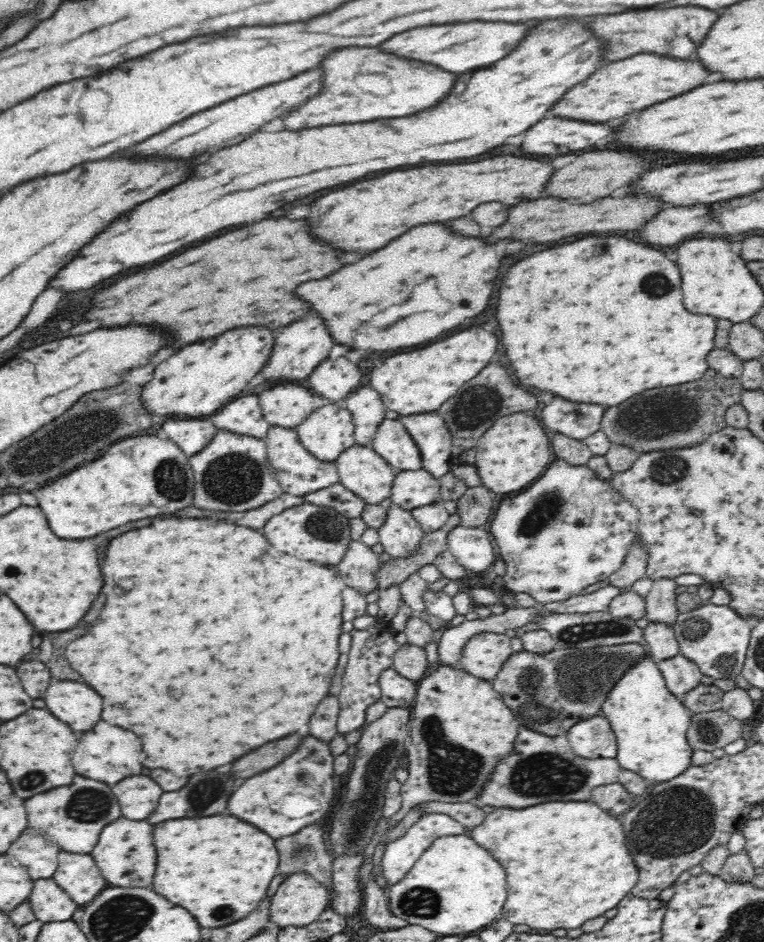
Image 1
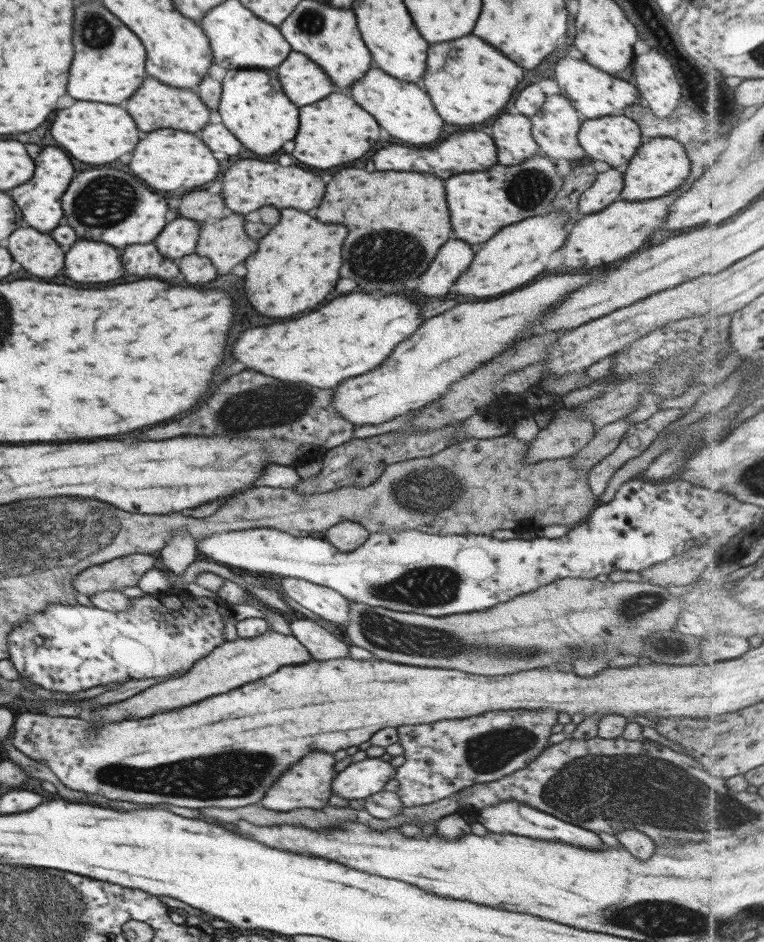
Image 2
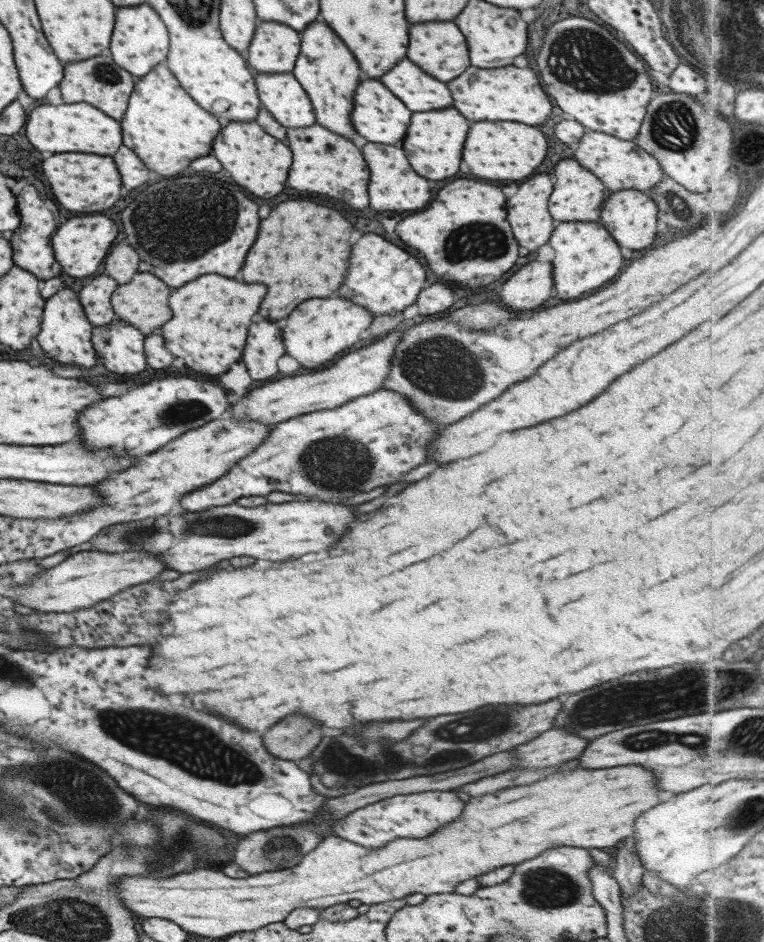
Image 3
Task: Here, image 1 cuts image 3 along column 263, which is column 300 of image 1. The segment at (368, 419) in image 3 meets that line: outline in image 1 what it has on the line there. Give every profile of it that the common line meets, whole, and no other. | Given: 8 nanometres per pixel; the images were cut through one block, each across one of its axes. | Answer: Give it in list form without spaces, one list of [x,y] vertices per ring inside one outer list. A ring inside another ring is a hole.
[[[274,425],[268,430],[265,441],[268,459],[278,474],[277,480],[282,482],[280,485],[284,488],[284,492],[289,492],[294,496],[302,496],[340,482],[338,466],[335,462],[325,462],[314,457],[314,454],[311,454],[302,445],[298,431],[294,427]]]

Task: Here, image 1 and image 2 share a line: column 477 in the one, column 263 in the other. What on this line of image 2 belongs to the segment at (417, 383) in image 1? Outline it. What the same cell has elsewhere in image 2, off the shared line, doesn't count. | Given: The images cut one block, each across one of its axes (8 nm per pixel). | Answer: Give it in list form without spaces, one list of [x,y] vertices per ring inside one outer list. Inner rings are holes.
[[[347,294],[331,300],[329,304],[309,312],[297,320],[273,324],[265,328],[251,328],[237,336],[237,340],[229,348],[229,356],[235,362],[241,362],[245,370],[255,370],[263,376],[271,376],[275,380],[291,382],[291,384],[307,384],[313,388],[335,388],[341,380],[349,376],[359,376],[369,372],[371,368],[379,366],[387,354],[407,338],[419,324],[419,306],[415,306],[409,298],[403,296],[385,296],[385,298],[371,298],[369,294]]]

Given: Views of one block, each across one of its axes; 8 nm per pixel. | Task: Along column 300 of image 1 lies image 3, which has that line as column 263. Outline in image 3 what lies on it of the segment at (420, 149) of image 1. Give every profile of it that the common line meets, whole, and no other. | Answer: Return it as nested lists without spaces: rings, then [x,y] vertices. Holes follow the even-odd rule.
[[[254,120],[249,122],[229,121],[221,127],[213,140],[213,156],[231,174],[233,182],[259,198],[271,198],[283,190],[287,170],[291,166],[291,152],[285,144],[267,134]]]

